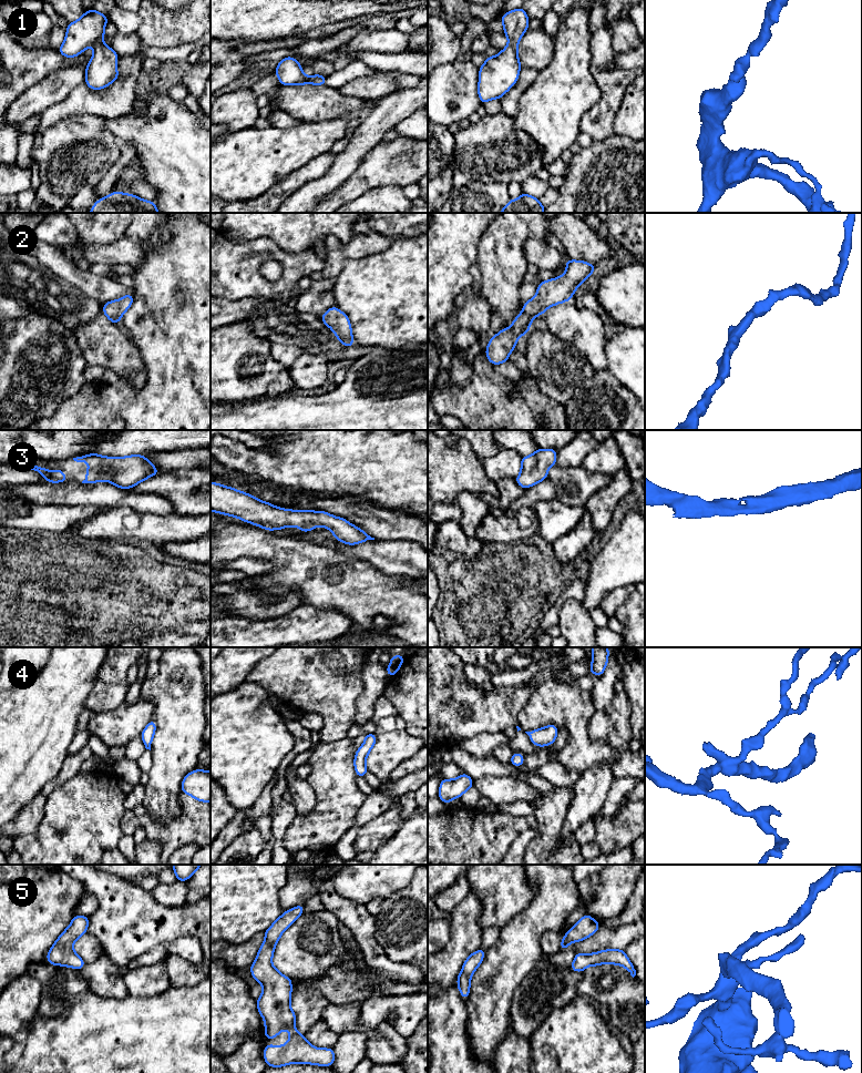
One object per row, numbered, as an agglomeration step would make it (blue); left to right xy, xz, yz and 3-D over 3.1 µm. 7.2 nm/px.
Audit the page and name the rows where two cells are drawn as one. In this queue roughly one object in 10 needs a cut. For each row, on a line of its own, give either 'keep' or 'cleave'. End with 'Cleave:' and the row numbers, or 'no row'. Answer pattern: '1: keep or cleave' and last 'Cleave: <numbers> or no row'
1: keep
2: keep
3: keep
4: keep
5: keep
Cleave: no row

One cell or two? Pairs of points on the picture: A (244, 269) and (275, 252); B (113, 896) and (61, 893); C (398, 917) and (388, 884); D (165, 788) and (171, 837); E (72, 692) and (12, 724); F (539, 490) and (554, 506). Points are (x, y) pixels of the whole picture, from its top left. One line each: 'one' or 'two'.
A: one
B: two
C: two
D: two
E: one
F: two

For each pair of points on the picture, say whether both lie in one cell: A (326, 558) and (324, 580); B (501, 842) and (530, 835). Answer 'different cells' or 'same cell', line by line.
A: same cell
B: different cells

